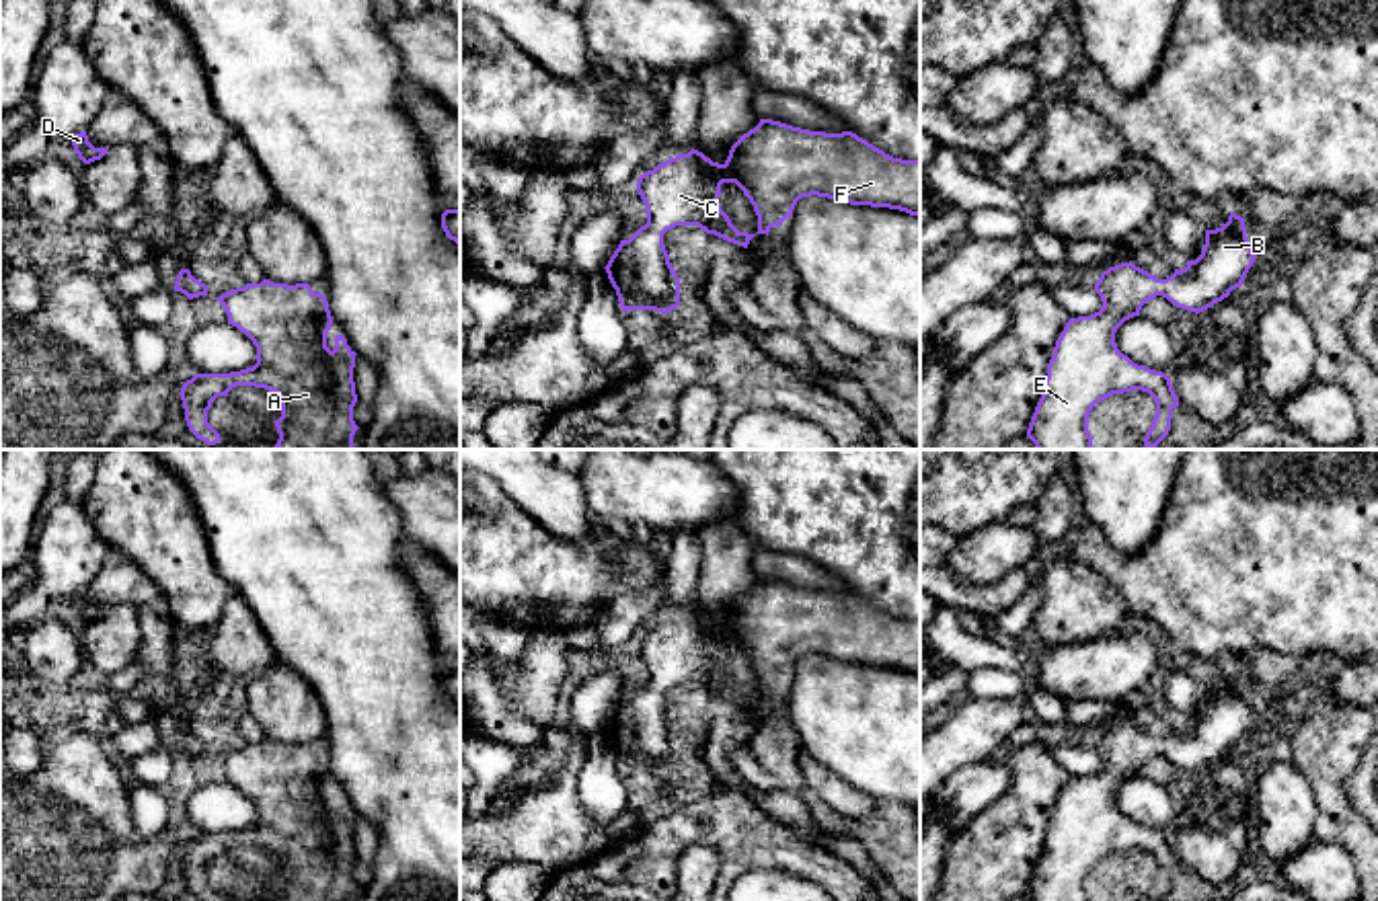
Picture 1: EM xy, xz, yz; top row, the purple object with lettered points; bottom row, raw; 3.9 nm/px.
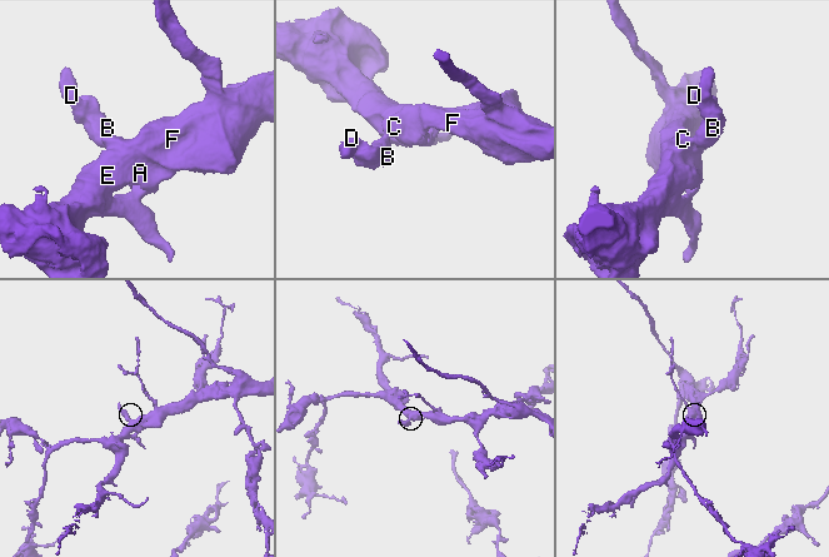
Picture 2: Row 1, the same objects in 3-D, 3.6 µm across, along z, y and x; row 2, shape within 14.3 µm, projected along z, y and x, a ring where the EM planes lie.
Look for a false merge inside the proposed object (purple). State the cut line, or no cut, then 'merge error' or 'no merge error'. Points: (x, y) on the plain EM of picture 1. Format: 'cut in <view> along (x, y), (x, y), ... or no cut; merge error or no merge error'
no cut; no merge error

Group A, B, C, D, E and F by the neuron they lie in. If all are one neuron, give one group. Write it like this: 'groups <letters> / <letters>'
groups A B C D E F

